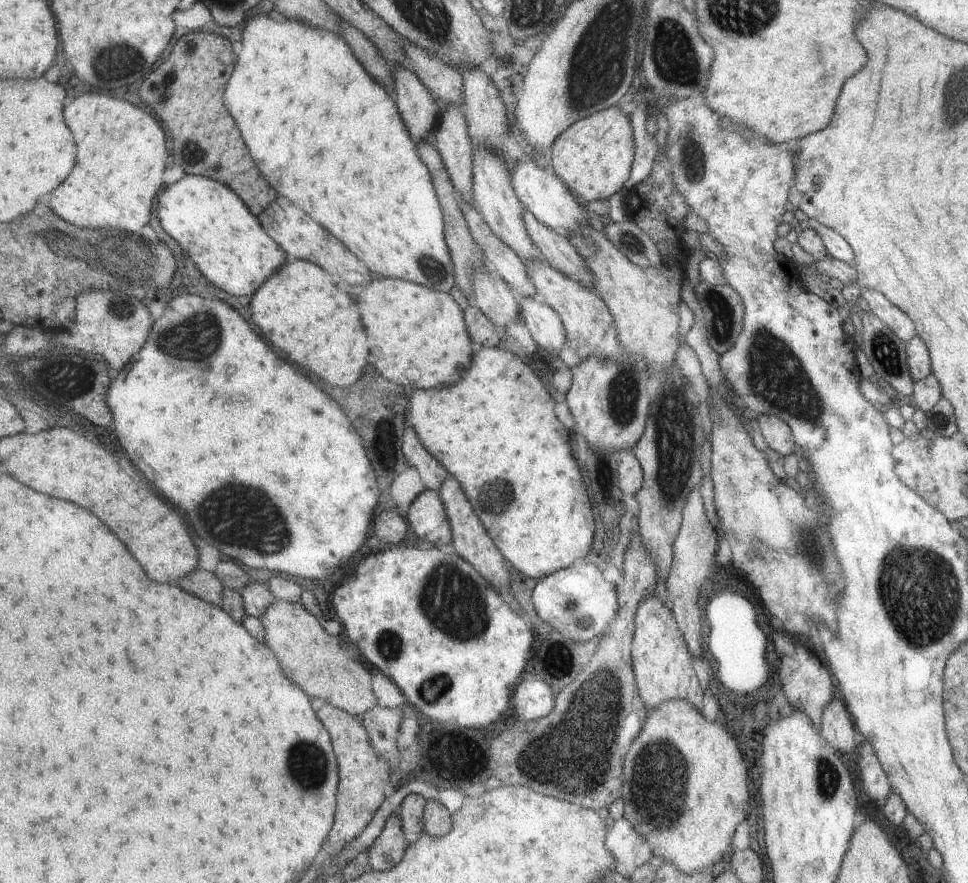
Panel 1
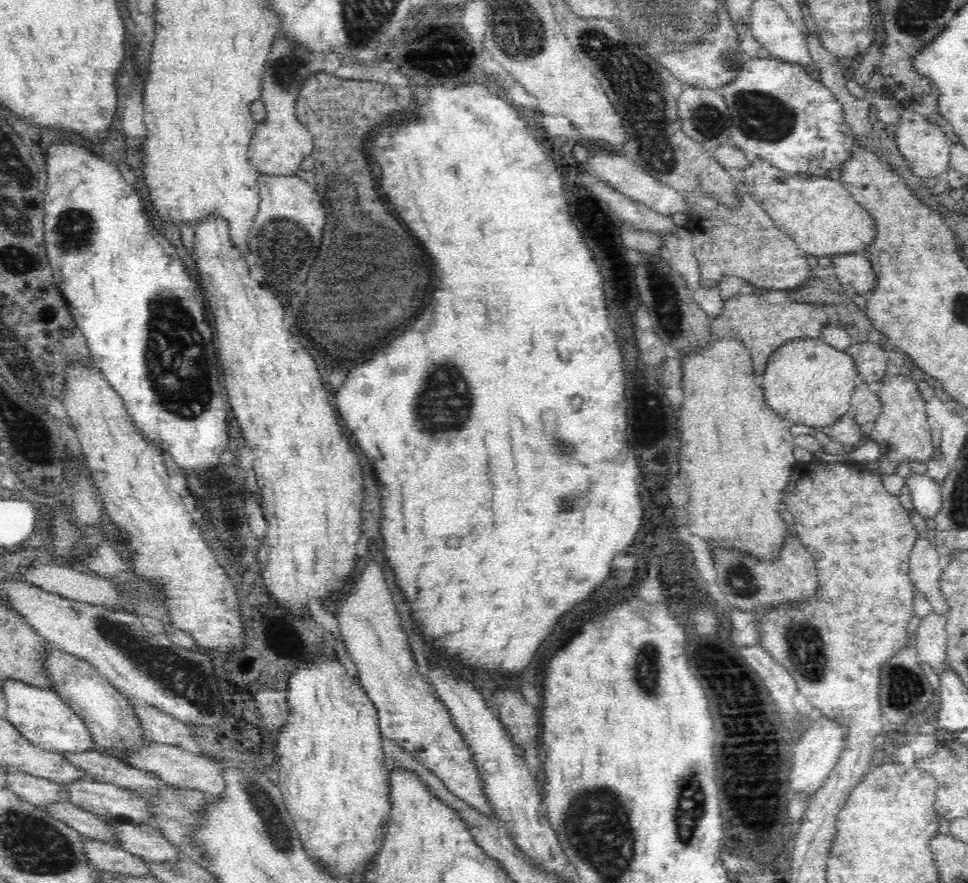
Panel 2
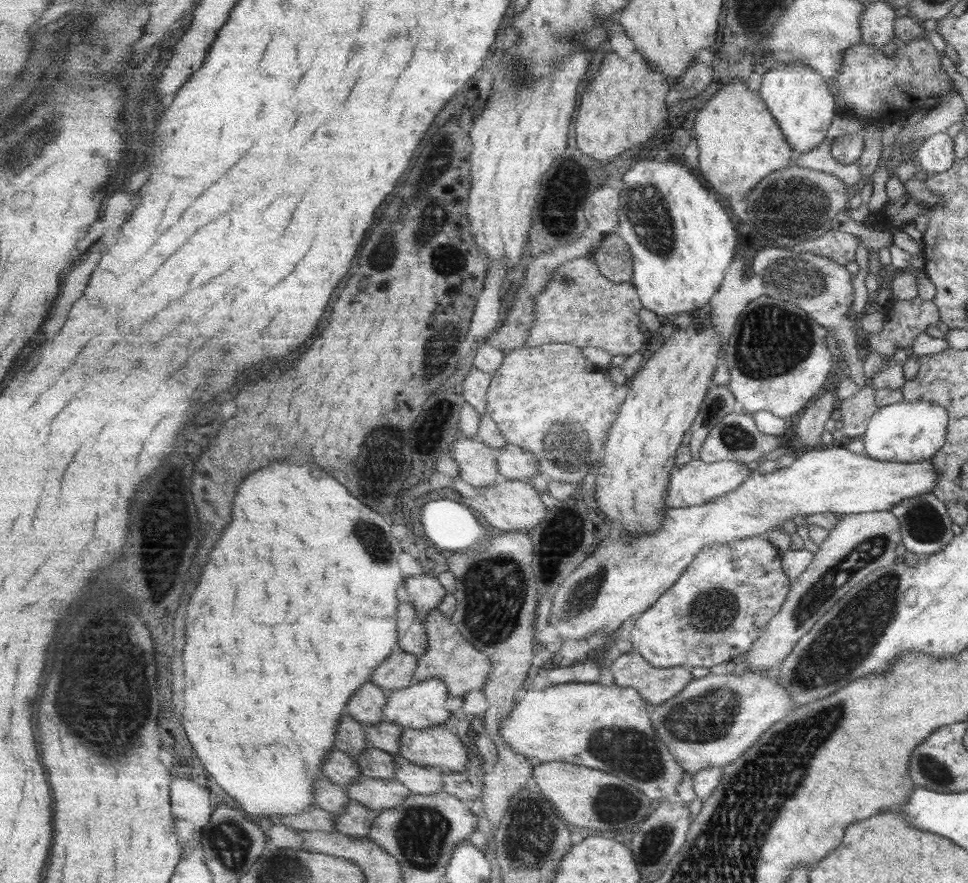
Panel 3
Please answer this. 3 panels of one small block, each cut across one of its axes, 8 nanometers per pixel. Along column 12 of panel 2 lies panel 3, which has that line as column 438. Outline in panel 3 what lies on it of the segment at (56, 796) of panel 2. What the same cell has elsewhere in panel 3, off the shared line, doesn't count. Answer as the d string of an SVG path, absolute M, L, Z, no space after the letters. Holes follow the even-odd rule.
M396 757L397 779L409 786L416 794L436 794L446 788L444 770L424 767L406 758Z

